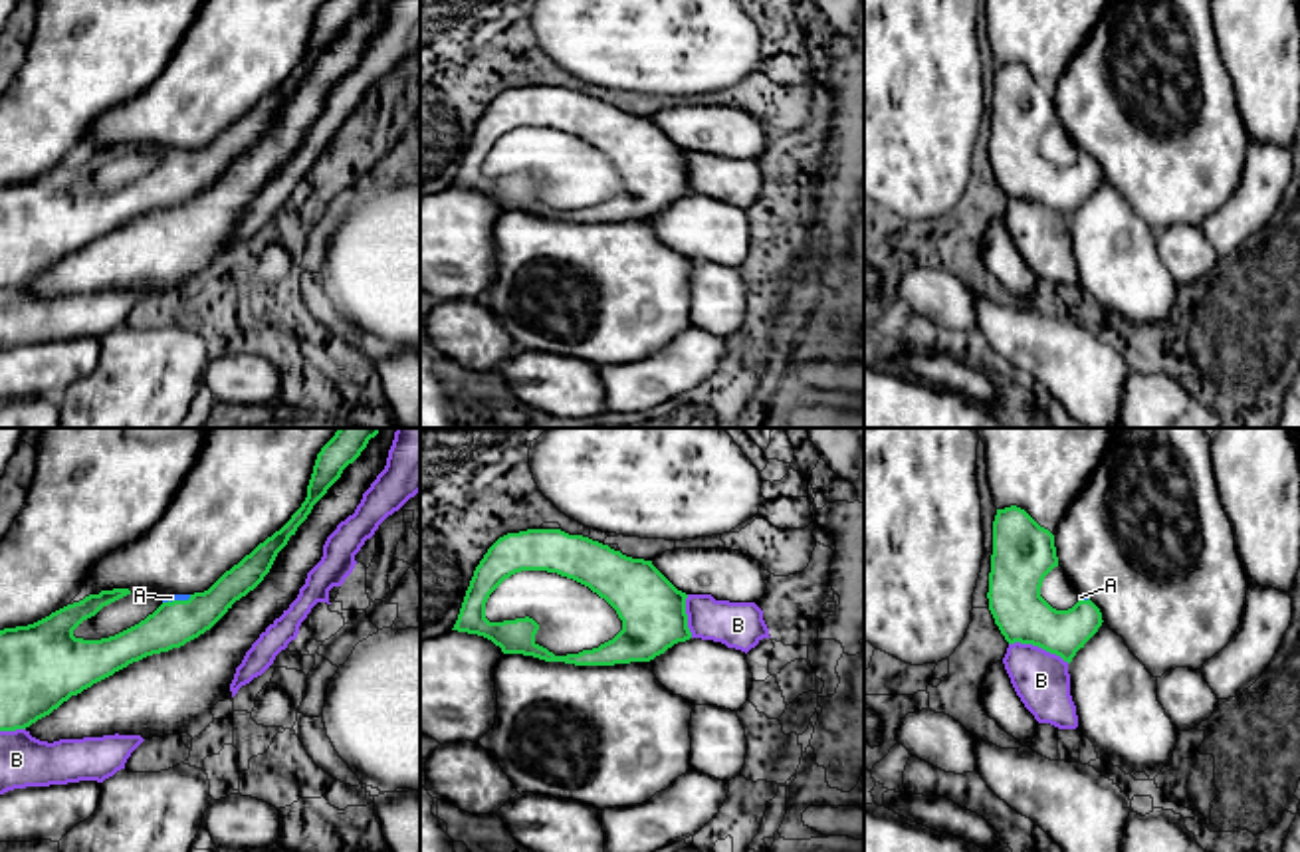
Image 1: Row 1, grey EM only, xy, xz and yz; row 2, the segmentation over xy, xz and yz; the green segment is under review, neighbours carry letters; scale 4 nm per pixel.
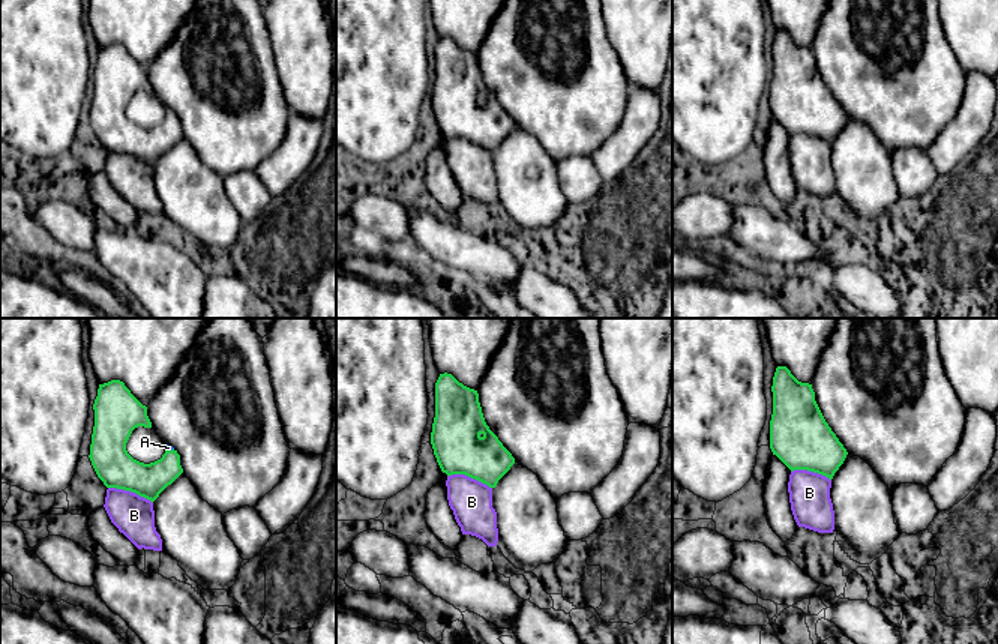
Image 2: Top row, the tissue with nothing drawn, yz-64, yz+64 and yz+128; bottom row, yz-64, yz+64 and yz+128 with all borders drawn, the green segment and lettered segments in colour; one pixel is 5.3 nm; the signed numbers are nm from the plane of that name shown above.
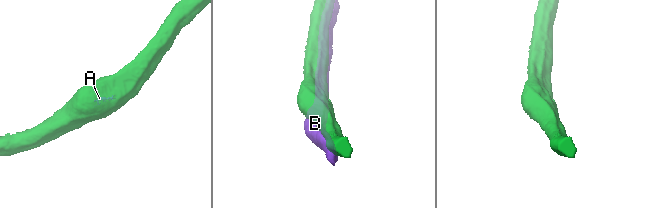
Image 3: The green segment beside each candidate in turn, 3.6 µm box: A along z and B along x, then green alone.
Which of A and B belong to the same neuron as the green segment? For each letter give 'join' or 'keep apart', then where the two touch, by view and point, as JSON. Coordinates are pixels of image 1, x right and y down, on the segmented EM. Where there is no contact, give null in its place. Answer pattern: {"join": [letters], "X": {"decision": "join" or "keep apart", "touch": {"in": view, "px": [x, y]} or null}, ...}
{"join": ["A"], "A": {"decision": "join", "touch": {"in": "xy", "px": [177, 601]}}, "B": {"decision": "keep apart", "touch": {"in": "yz", "px": [1039, 646]}}}

